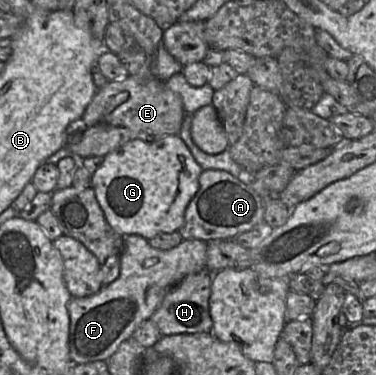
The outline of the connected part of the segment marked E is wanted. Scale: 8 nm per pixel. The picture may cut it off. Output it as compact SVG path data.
M131 76L109 81L98 89L87 106L84 114L71 122L66 129L66 146L70 151L83 158L91 156L106 156L116 148L134 139L154 140L166 135L178 135L185 117L181 97L170 90L166 83L152 79L146 84L139 83Z

